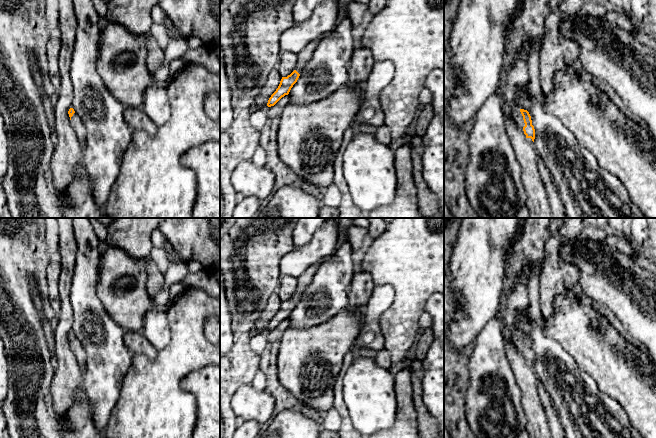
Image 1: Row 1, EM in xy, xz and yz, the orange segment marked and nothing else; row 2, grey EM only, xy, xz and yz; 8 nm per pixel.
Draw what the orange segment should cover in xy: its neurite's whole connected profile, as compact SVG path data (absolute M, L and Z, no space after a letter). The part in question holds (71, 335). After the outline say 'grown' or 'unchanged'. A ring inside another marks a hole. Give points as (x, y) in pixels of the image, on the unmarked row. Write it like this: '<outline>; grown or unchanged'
M70 332L68 335L71 349L75 355L75 358L82 369L82 371L85 369L86 361L87 361L87 355L84 350L83 345L81 342L76 338L73 332Z; grown

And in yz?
M515 333L511 337L511 341L514 343L516 349L524 355L527 365L535 373L535 353L532 349L532 344L529 336L524 333Z; grown

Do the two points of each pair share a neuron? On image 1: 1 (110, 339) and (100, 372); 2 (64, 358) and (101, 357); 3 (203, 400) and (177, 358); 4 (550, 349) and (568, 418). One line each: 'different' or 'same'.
1: same
2: different
3: different
4: same

